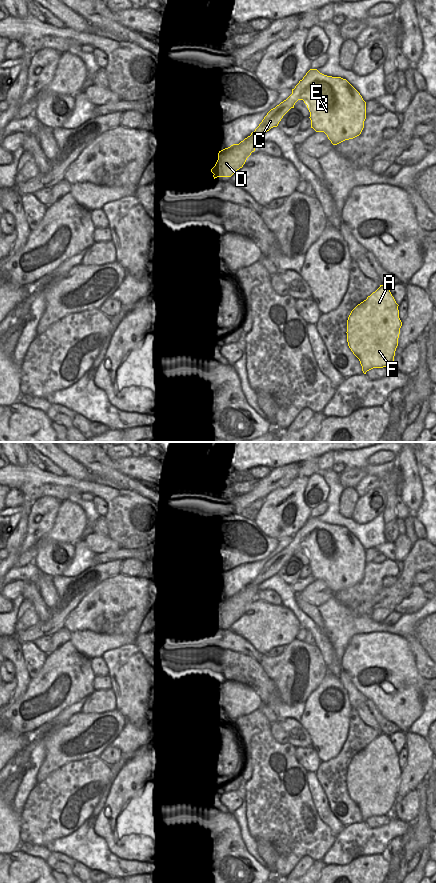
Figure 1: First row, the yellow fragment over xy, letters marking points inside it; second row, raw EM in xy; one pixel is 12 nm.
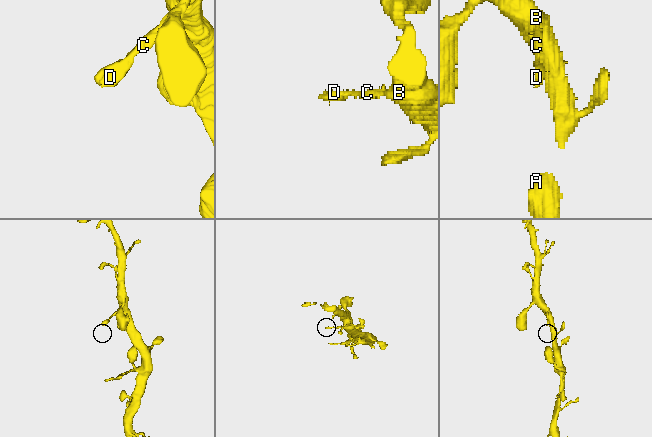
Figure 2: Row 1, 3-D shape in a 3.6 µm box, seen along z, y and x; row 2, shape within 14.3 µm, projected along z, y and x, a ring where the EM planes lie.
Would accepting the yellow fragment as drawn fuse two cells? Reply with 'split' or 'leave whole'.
leave whole

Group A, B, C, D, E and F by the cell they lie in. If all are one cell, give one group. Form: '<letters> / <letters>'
A B C D E F

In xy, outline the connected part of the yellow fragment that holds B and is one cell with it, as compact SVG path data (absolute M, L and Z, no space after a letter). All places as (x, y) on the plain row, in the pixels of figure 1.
M310 517L292 537L292 542L271 557L250 584L219 599L218 608L211 617L214 627L231 625L242 616L255 599L258 585L277 575L298 548L307 553L311 576L324 580L333 593L359 584L364 576L366 550L360 541L346 527Z

